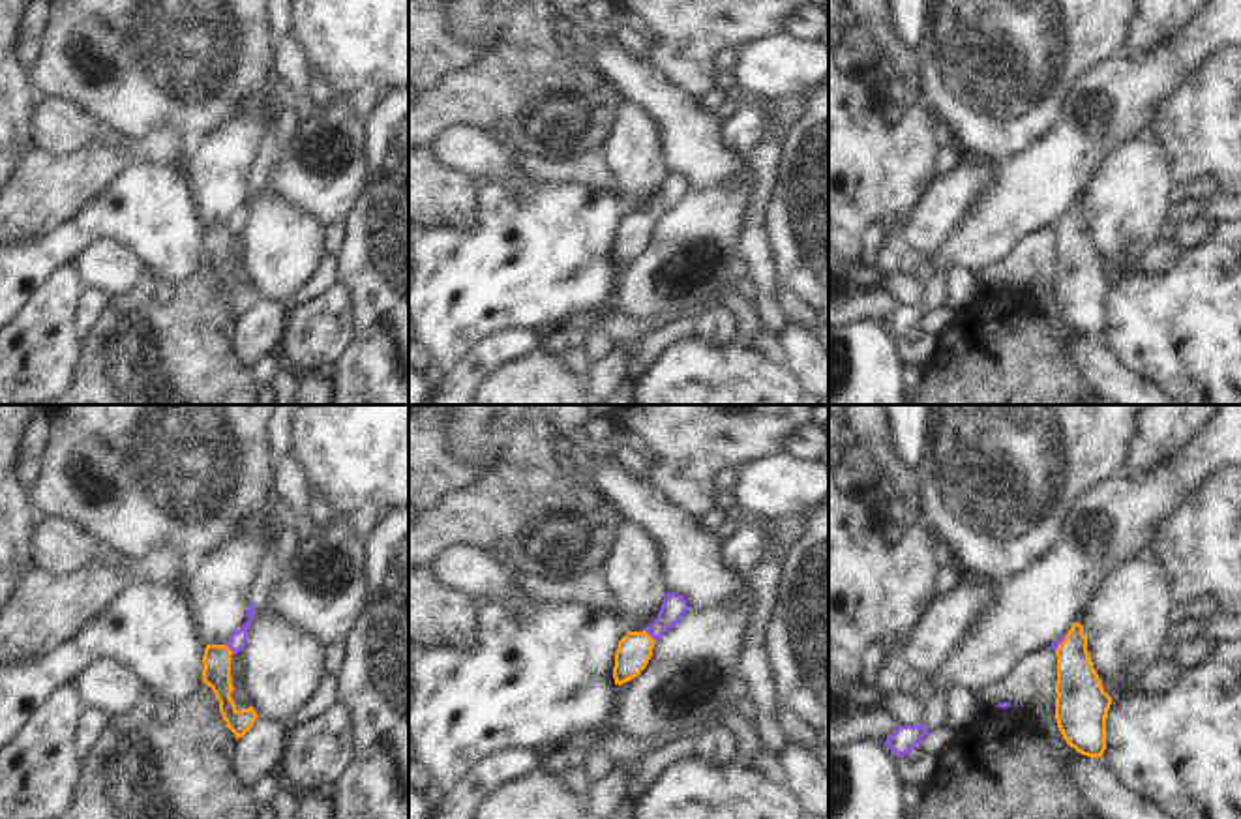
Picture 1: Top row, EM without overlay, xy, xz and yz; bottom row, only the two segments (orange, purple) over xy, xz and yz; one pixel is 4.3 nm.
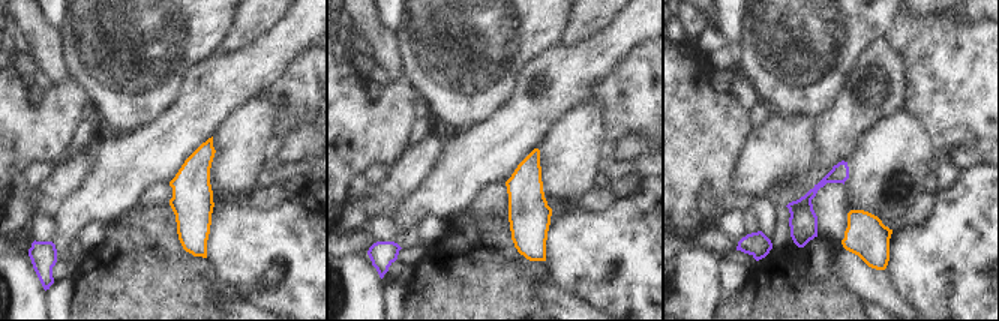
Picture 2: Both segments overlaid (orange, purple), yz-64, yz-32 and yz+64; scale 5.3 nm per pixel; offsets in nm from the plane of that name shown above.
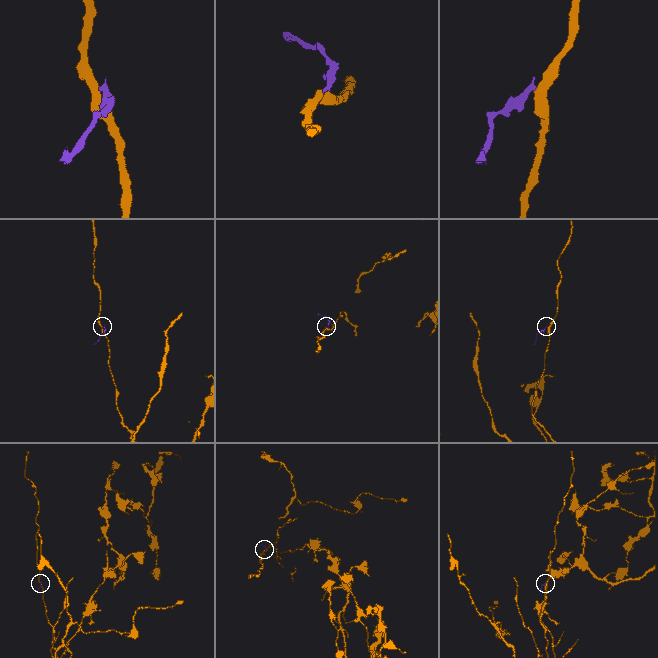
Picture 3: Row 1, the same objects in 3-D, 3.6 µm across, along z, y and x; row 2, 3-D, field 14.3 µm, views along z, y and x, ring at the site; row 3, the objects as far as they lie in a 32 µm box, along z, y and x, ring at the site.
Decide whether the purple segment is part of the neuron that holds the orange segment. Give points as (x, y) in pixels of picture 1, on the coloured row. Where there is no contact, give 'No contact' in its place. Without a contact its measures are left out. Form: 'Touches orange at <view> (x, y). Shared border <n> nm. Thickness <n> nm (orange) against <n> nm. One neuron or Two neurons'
Touches orange at xz (649, 636). Shared border 80 nm. Thickness 150 nm (orange) against 100 nm. Two neurons.

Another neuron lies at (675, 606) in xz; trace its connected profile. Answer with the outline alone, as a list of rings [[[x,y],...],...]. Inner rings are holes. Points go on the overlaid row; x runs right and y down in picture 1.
[[[667,592],[656,620],[645,628],[645,632],[658,641],[669,628],[673,628],[680,617],[690,609],[688,602],[675,592]]]

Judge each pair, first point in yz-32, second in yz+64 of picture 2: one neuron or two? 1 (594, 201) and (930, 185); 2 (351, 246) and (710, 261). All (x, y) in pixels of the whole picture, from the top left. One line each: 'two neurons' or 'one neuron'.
1: two neurons
2: two neurons

